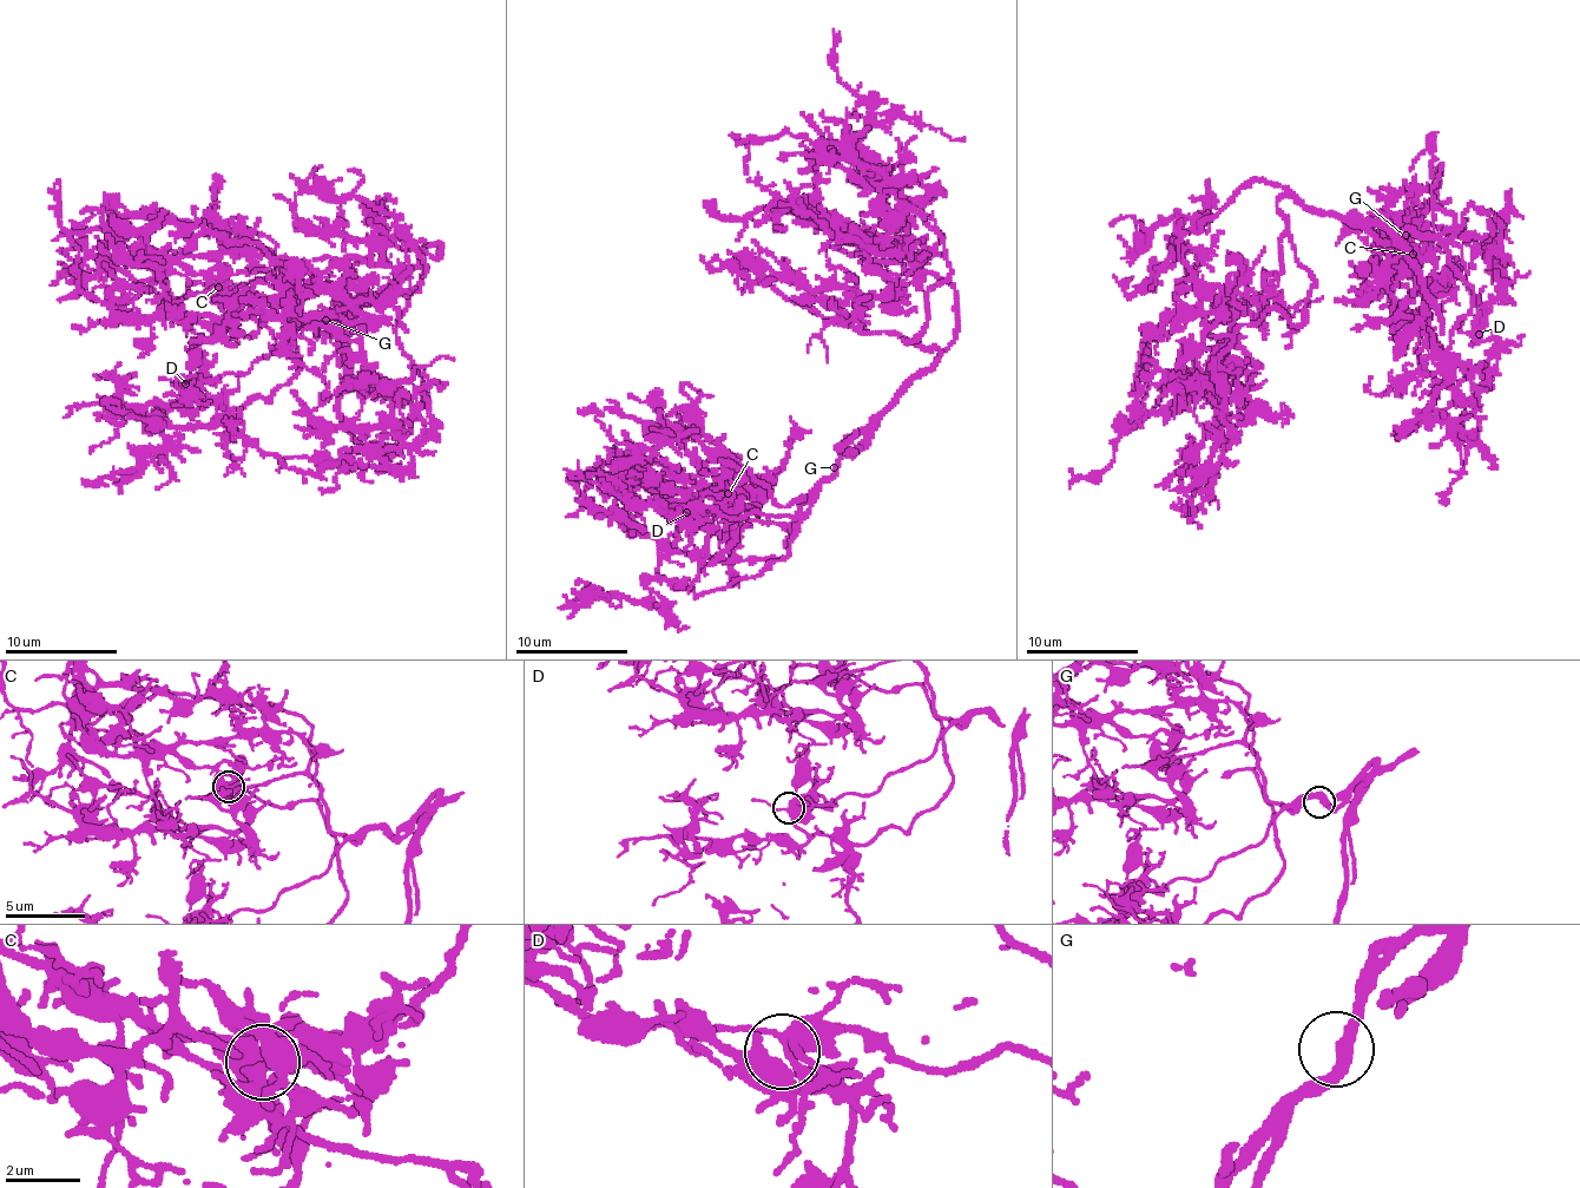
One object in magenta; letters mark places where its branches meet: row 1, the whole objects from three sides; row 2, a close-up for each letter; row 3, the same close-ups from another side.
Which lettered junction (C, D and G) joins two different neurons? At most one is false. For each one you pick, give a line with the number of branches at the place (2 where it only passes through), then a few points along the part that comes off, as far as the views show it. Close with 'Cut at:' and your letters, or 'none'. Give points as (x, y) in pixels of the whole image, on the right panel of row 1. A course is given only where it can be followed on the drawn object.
Cut at: none

